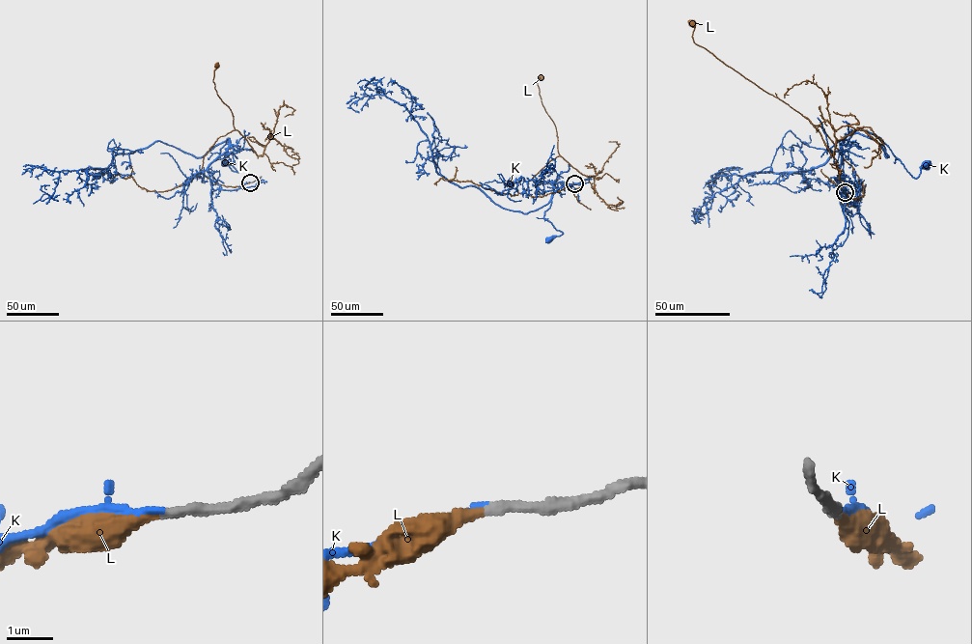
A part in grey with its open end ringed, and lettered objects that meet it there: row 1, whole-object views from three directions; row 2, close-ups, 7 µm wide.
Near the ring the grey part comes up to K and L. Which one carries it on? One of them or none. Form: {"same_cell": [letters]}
{"same_cell": ["L"]}

